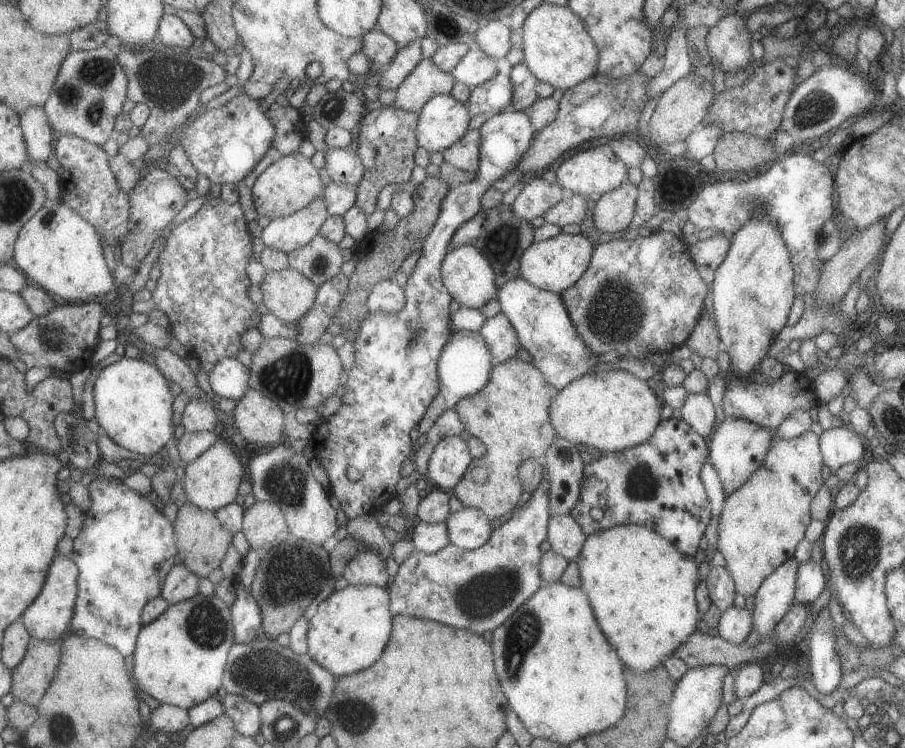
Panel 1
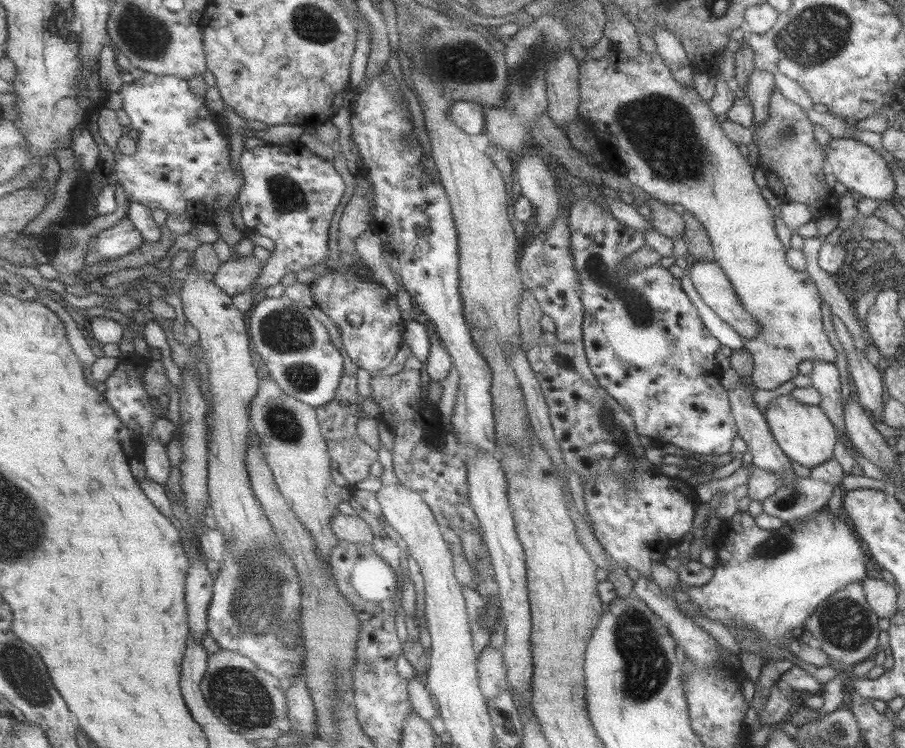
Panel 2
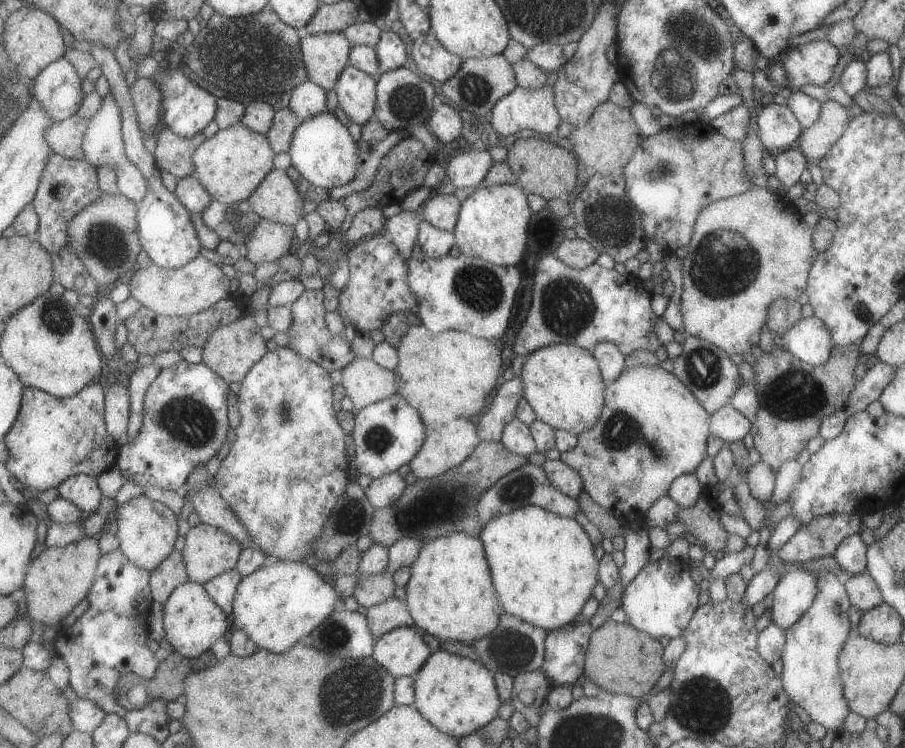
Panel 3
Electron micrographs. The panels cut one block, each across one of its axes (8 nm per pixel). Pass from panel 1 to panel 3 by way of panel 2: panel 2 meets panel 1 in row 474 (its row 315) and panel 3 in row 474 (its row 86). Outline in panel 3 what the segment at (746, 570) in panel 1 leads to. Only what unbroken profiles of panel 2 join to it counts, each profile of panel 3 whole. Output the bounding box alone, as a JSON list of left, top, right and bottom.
[561,365,709,521]

